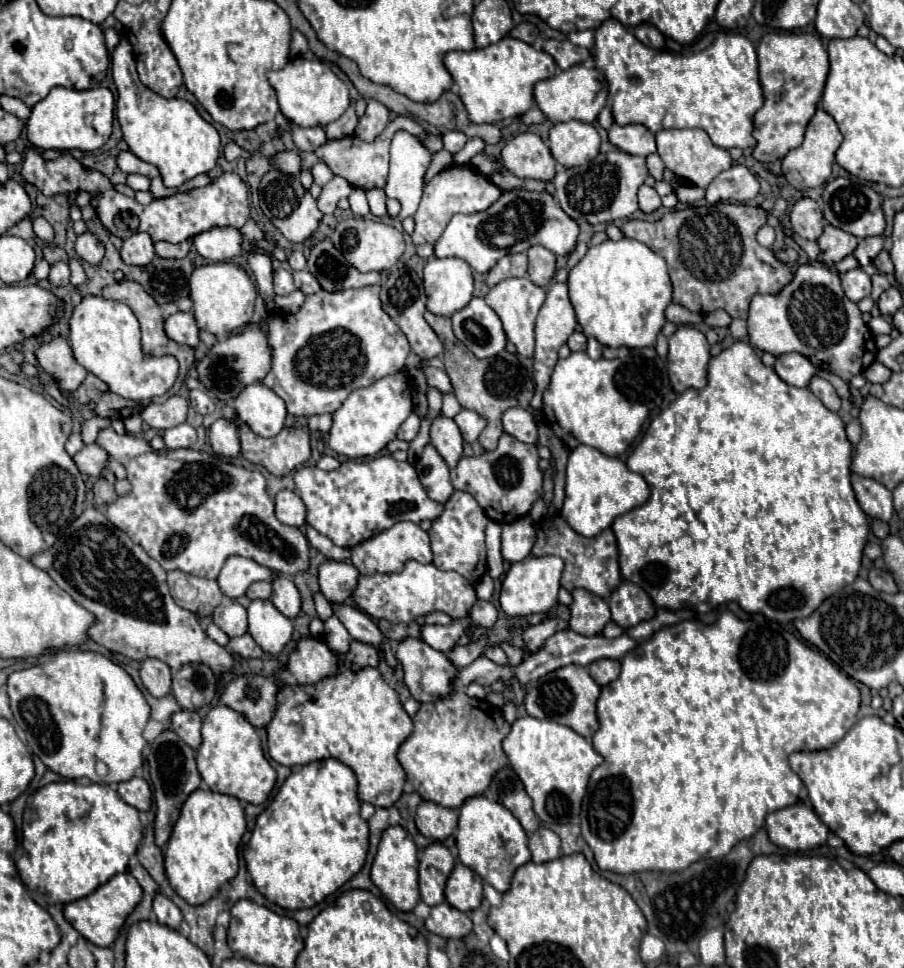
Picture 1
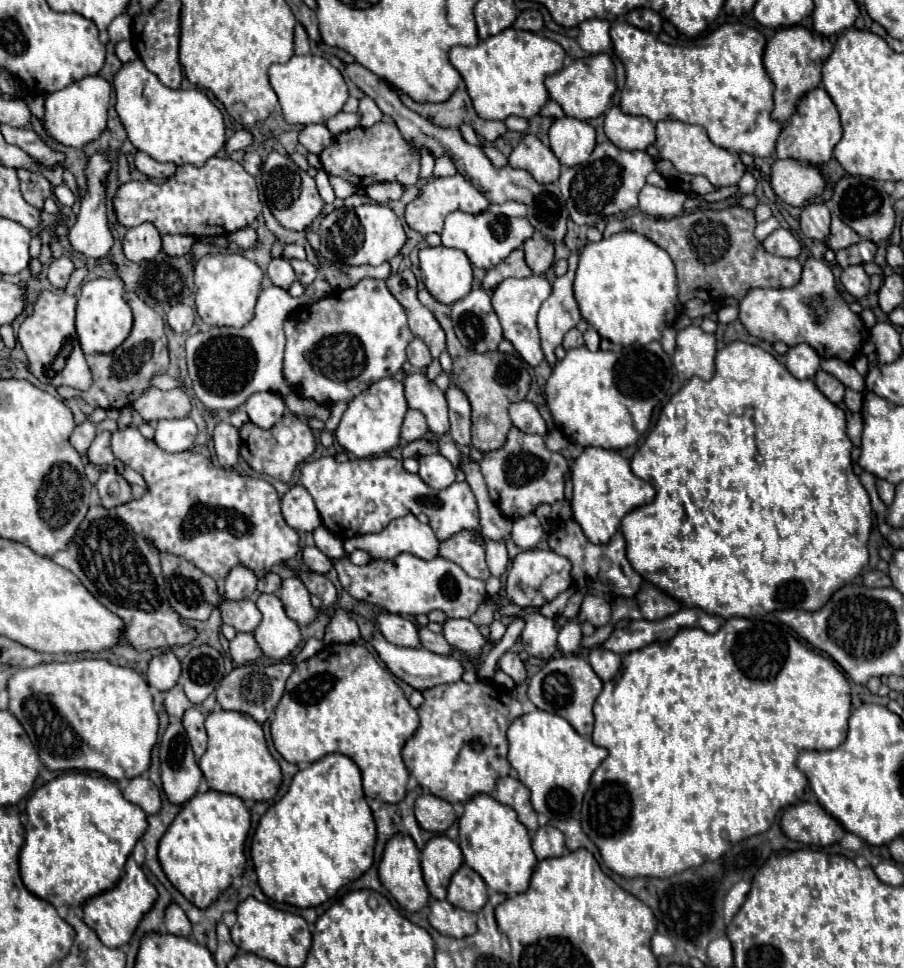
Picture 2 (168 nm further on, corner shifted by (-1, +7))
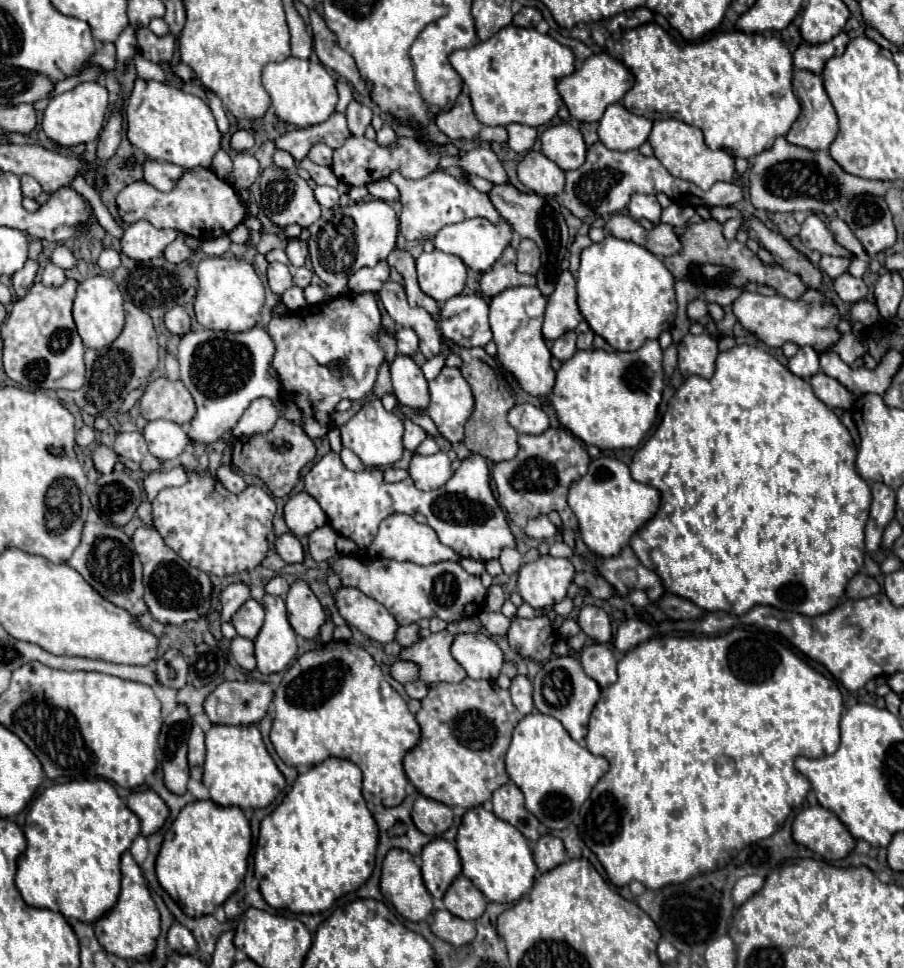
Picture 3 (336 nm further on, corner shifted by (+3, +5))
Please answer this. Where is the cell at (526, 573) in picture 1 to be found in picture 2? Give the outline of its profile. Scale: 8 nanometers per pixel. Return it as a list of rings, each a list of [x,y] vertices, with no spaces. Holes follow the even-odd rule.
[[[524,550],[512,560],[512,568],[506,580],[506,596],[510,602],[518,604],[520,608],[526,606],[544,606],[552,602],[560,592],[570,586],[570,568],[572,564],[568,558],[552,552],[552,550]]]

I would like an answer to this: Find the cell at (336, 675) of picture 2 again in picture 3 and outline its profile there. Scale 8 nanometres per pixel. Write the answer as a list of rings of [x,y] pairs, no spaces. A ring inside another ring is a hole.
[[[328,642],[324,644],[322,648],[318,650],[310,650],[306,654],[302,654],[282,676],[282,682],[274,694],[274,722],[272,722],[272,732],[270,732],[270,740],[278,752],[278,756],[288,764],[288,766],[316,766],[320,762],[324,762],[326,758],[330,756],[336,756],[336,758],[346,758],[350,762],[354,762],[362,774],[364,774],[364,800],[366,802],[372,802],[372,804],[382,804],[382,806],[398,806],[404,796],[406,796],[406,786],[408,786],[408,778],[404,774],[404,768],[402,768],[402,760],[404,756],[420,742],[420,726],[416,722],[416,716],[408,710],[406,702],[402,700],[402,696],[386,682],[380,666],[374,662],[374,658],[360,646],[350,646],[346,642]]]

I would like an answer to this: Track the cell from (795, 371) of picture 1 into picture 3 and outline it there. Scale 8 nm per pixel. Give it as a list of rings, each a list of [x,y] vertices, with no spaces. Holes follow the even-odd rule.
[[[800,346],[798,352],[790,358],[788,362],[788,368],[792,374],[808,380],[812,378],[820,366],[818,366],[818,352],[812,348],[812,346]]]

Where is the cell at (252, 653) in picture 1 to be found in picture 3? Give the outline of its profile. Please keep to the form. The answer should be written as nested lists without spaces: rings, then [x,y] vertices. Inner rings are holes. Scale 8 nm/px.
[[[236,636],[230,644],[230,652],[234,656],[234,660],[238,662],[238,666],[242,666],[244,670],[254,670],[256,668],[256,658],[254,658],[254,642],[242,636]]]

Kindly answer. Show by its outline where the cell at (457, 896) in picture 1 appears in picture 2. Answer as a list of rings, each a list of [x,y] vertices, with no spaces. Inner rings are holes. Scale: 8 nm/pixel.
[[[462,864],[450,880],[446,900],[452,902],[454,906],[460,906],[462,910],[478,912],[484,906],[484,902],[488,900],[486,882],[482,880],[482,876],[478,872],[474,872],[470,866]]]

